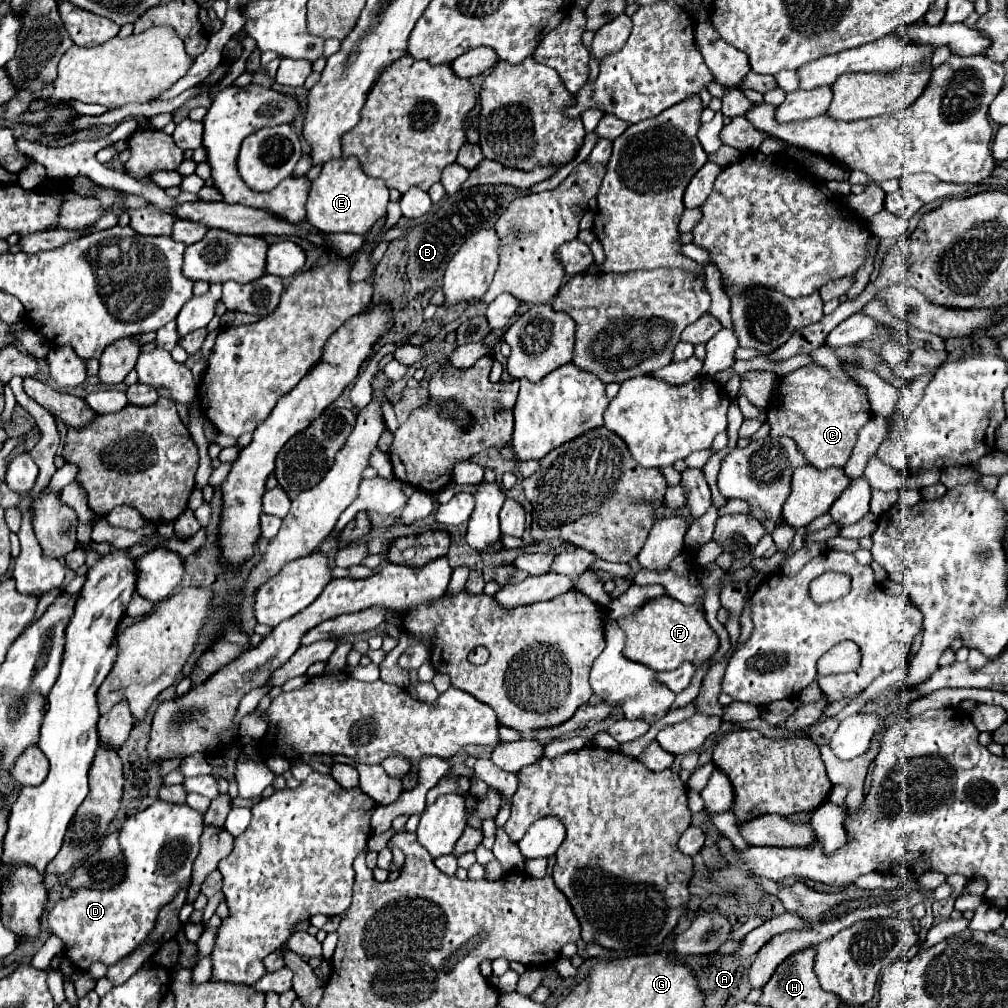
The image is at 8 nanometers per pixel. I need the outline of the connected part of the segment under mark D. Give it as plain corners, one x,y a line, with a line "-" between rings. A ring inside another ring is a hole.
155,801
145,811
125,821
121,835
119,835
119,843
121,843
121,849
127,861
125,879
111,891
79,889
73,893
71,899
59,901
47,917
53,935
63,939
65,955
75,963
77,969
87,971
89,965
95,961
115,965
119,959
129,955
133,949
137,949
145,941
145,937
155,927
155,917
159,909
167,905
177,895
179,889
191,883
191,865
199,853
201,833
203,833
203,815
185,803

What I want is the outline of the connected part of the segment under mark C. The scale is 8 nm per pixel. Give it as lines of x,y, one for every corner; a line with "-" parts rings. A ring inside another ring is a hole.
805,365
785,375
767,409
771,437
791,437
813,467
845,467
859,429
873,417
867,389
849,375
833,377
821,365

